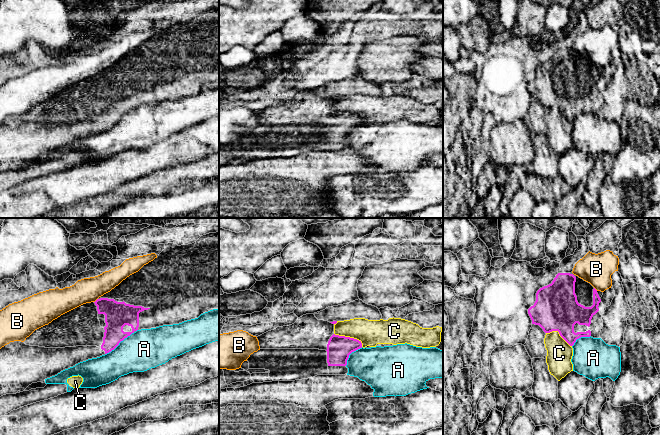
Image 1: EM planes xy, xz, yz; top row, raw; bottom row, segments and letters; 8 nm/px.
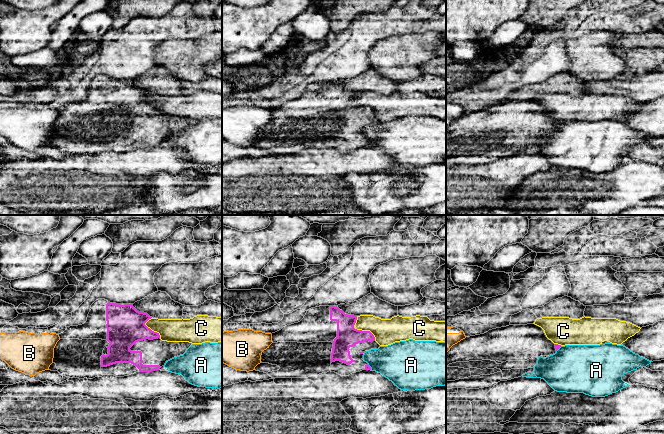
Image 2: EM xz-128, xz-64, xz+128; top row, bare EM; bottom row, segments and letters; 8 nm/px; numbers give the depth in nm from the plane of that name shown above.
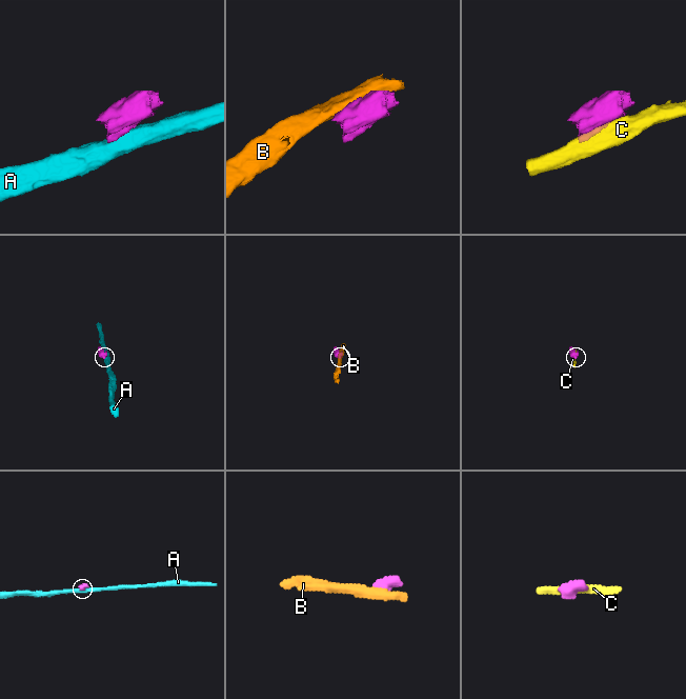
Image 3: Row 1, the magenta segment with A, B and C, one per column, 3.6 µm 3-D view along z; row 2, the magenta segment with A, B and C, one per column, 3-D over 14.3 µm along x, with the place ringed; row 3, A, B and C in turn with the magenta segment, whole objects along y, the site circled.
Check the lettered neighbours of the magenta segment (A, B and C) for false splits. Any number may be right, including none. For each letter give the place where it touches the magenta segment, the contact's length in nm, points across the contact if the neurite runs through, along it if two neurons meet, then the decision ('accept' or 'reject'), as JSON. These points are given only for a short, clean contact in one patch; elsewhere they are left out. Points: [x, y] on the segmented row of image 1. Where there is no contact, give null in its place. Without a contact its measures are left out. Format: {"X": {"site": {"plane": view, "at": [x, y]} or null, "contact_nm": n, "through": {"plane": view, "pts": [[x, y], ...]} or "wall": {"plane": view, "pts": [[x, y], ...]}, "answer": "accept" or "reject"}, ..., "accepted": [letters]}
{"A": {"site": {"plane": "xy", "at": [119, 342]}, "contact_nm": 300, "wall": {"plane": "xy", "pts": [[134, 332], [105, 354]]}, "answer": "reject"}, "B": {"site": {"plane": "xy", "at": [96, 300]}, "contact_nm": 50, "wall": {"plane": "xy", "pts": [[97, 298], [94, 302]]}, "answer": "reject"}, "C": {"site": {"plane": "xz", "at": [349, 337]}, "contact_nm": 260, "answer": "reject"}, "accepted": []}

